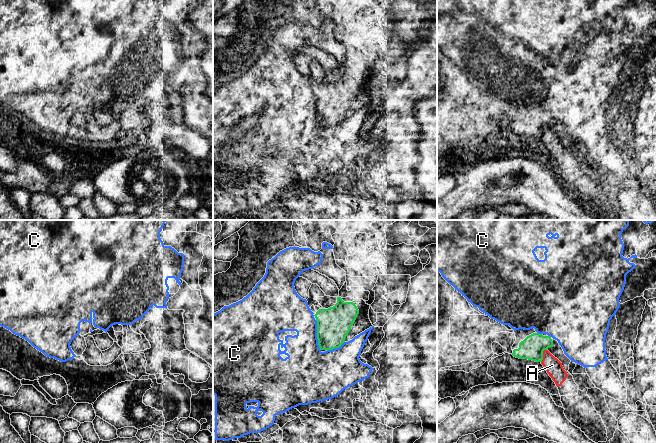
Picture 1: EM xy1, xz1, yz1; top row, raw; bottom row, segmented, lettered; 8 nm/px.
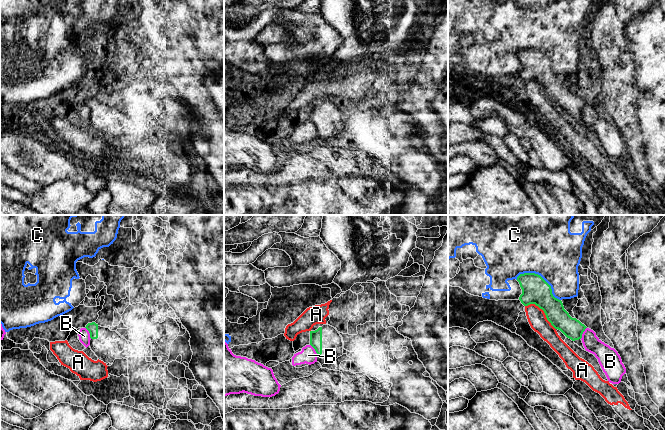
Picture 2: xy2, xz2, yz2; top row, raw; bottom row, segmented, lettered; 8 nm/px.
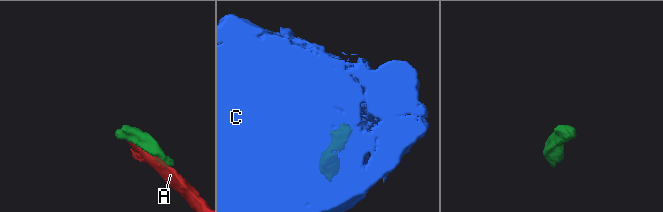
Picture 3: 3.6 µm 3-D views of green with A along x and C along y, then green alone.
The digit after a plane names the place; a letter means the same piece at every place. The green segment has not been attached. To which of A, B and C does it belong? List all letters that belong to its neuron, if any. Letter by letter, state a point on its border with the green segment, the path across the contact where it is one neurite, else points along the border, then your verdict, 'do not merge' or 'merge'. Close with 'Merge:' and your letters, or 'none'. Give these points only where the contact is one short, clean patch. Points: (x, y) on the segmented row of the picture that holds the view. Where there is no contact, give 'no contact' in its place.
A: meets green in yz2 at (543, 310); do not merge
B: meets green in xy2 at (89, 332); border along xy2 (85, 327), (91, 338); do not merge
C: meets green in yz2 at (541, 277); do not merge
Merge: none

